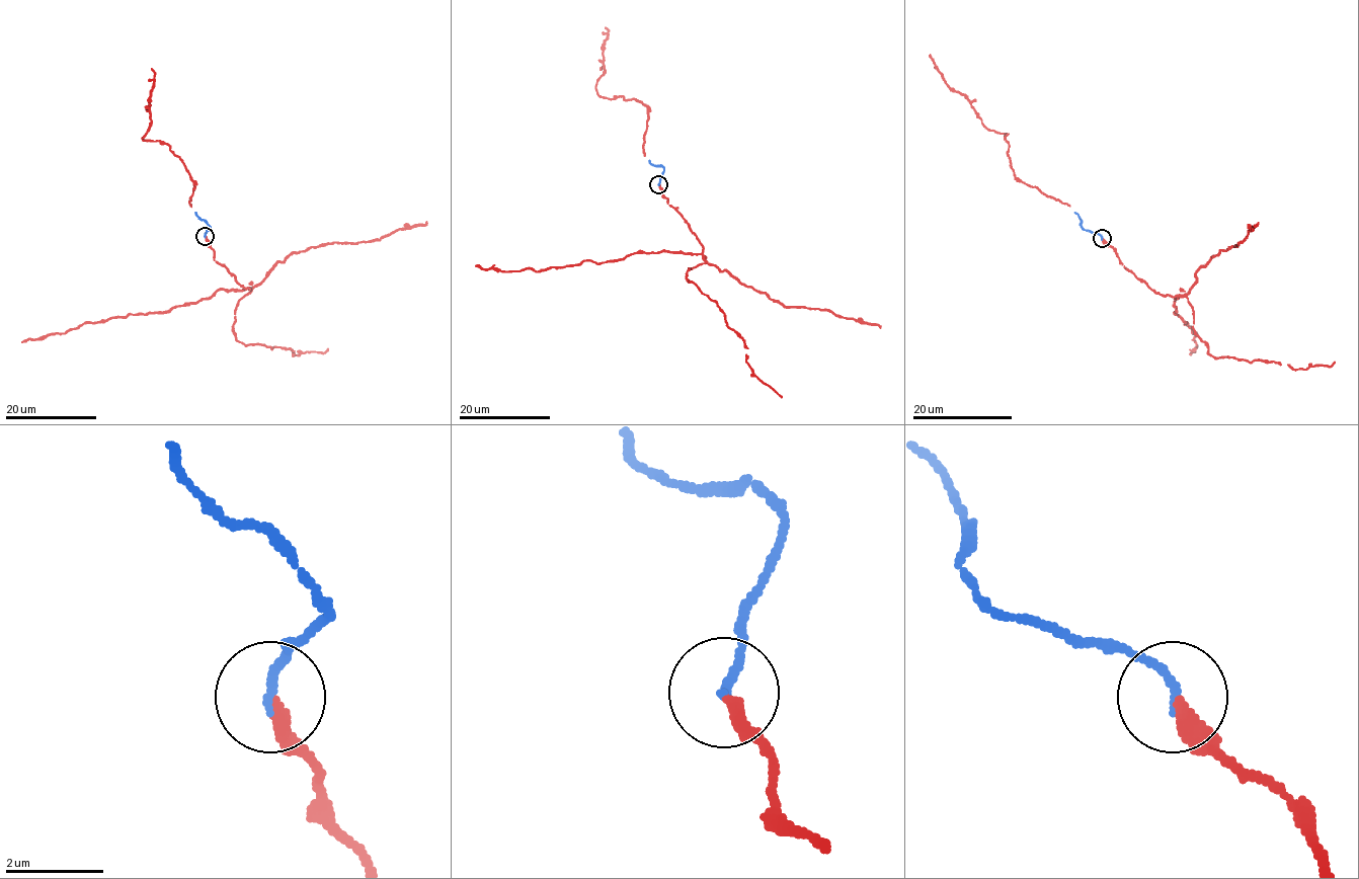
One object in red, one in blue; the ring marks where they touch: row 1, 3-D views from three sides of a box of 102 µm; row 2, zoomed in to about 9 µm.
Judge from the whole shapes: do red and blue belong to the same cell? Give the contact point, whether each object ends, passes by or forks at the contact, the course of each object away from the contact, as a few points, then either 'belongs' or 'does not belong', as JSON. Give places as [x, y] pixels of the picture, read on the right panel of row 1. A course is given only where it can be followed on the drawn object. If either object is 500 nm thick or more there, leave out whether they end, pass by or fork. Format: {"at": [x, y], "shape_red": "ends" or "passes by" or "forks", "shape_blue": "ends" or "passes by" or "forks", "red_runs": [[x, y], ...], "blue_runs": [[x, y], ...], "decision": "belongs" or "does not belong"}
{"at": [1102, 238], "shape_red": "ends", "shape_blue": "ends", "red_runs": [[1101, 238], [1122, 264], [1156, 293], [1177, 296], [1176, 314], [1196, 334], [1195, 351], [1190, 354]], "blue_runs": [[1101, 238], [1084, 229], [1074, 212]], "decision": "belongs"}

